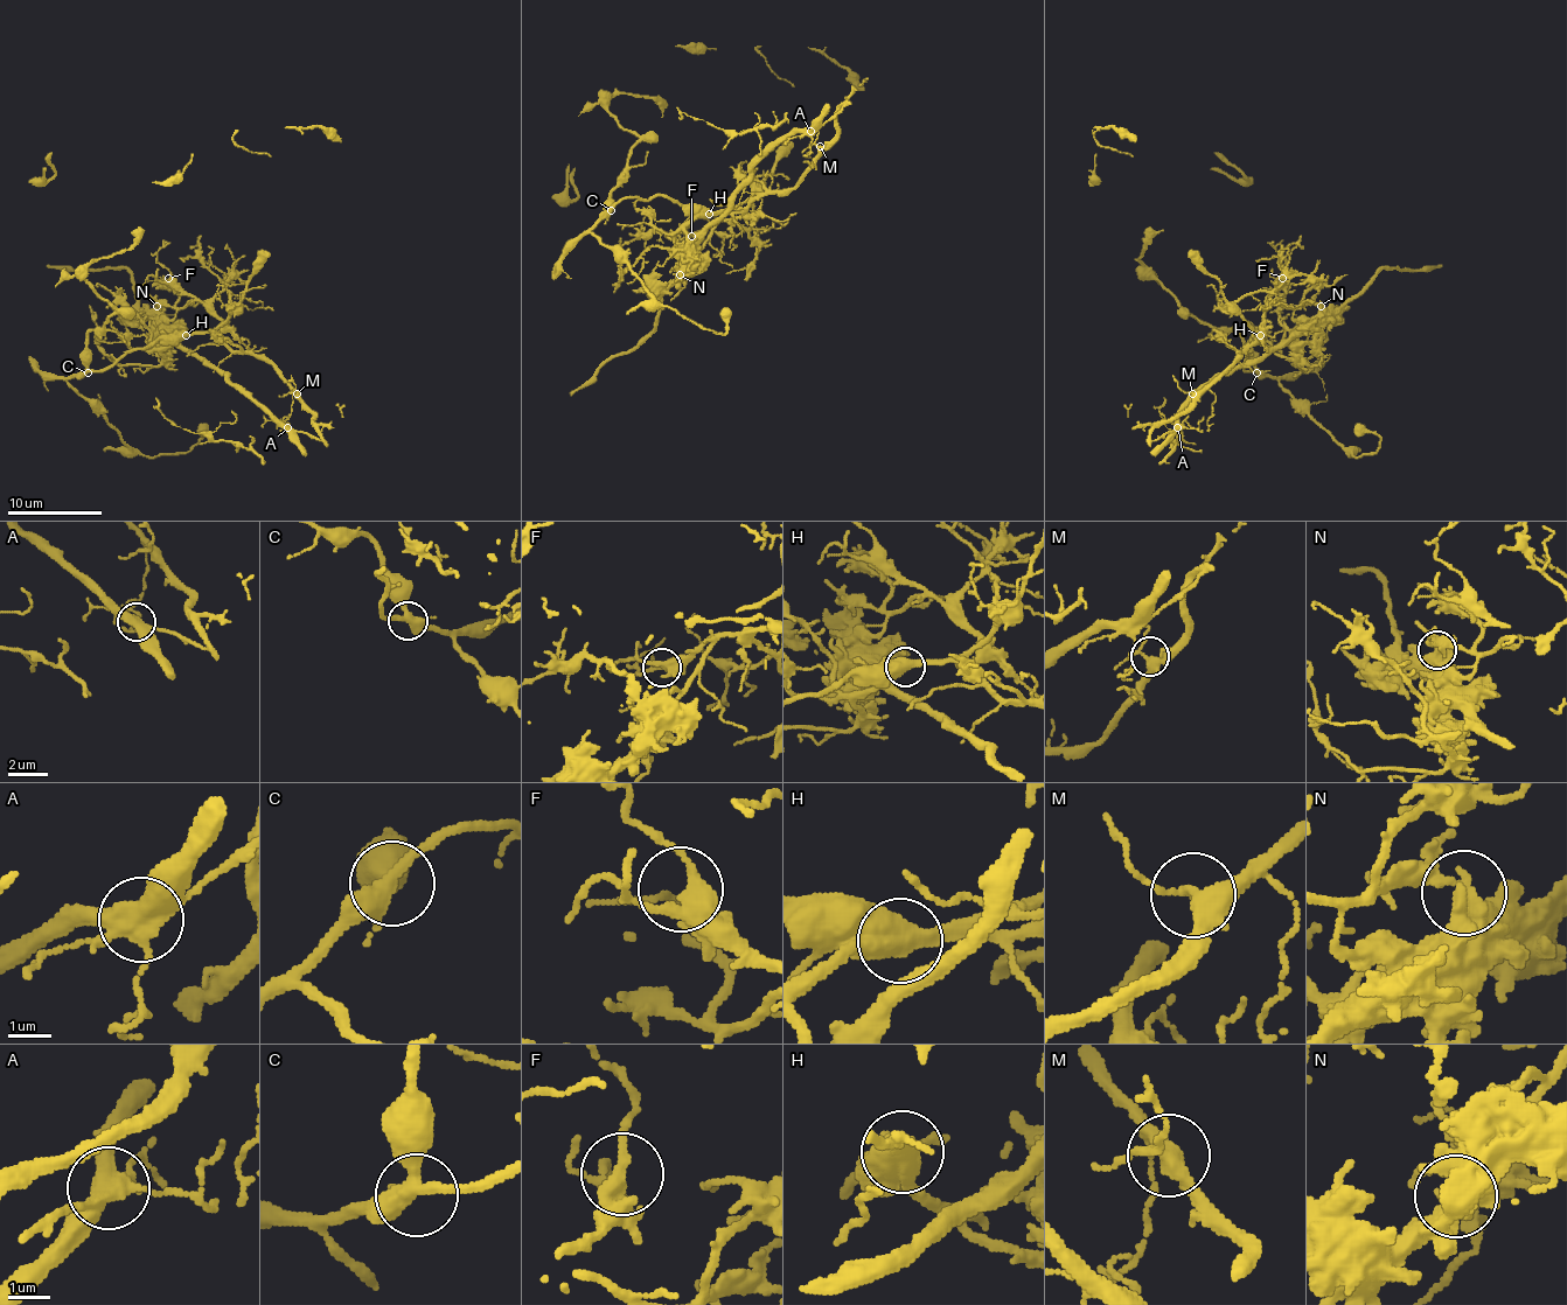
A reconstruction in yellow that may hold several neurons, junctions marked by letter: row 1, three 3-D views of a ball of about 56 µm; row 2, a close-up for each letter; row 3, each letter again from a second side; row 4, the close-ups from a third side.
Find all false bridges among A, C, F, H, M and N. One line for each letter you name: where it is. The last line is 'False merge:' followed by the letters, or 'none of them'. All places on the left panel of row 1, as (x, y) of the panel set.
A: at (287, 427)
H: at (186, 335)
N: at (157, 306)
False merge: A, H, N

